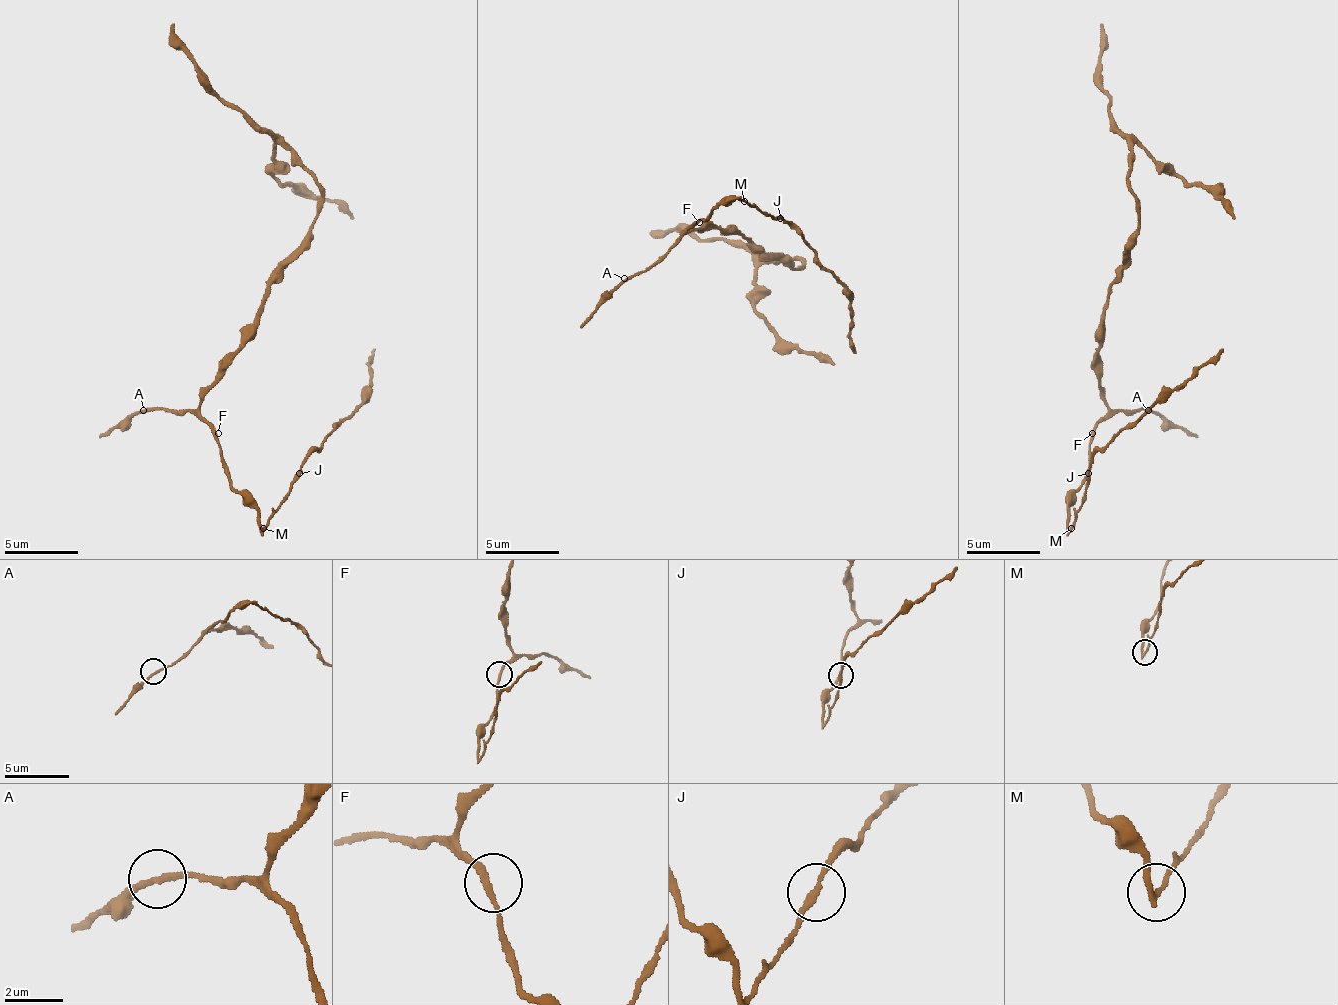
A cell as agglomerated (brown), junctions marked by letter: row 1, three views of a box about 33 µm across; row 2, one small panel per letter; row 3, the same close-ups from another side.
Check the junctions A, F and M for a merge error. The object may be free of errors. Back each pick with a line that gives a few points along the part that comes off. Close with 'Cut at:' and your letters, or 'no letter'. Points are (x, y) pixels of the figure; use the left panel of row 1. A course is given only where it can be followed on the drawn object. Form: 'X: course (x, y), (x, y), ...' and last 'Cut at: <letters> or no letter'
M: course (262, 529), (303, 462), (366, 399), (373, 347)
Cut at: M

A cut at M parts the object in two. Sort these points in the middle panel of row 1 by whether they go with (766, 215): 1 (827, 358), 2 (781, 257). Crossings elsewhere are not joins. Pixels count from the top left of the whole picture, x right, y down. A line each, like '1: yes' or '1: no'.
1: no
2: no

